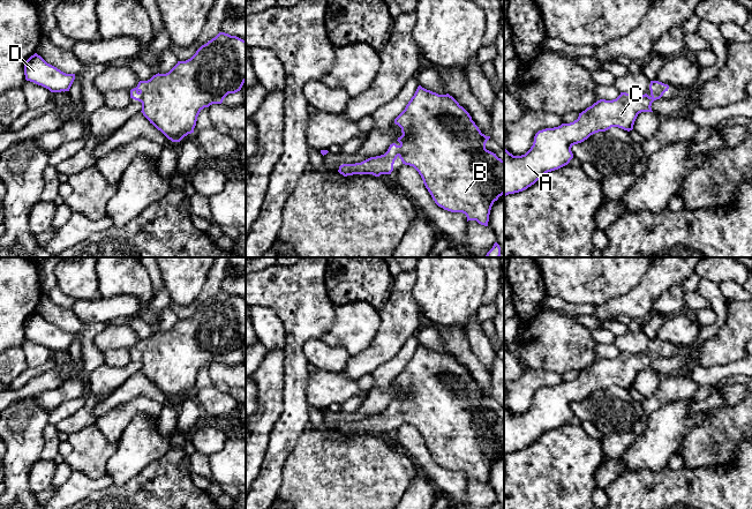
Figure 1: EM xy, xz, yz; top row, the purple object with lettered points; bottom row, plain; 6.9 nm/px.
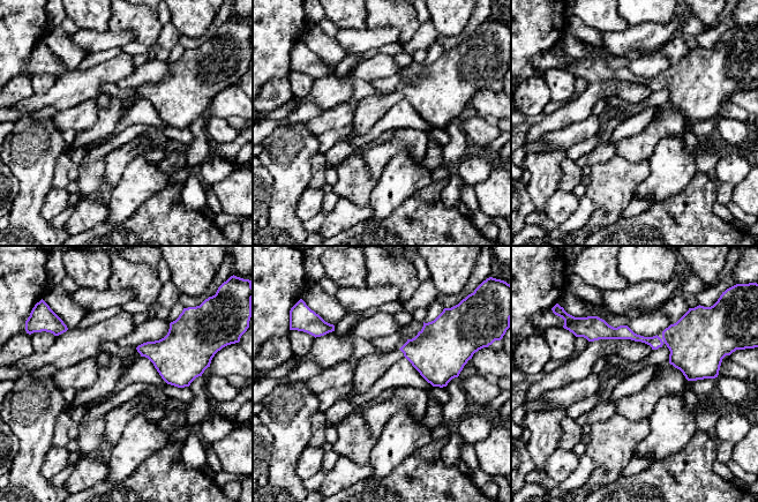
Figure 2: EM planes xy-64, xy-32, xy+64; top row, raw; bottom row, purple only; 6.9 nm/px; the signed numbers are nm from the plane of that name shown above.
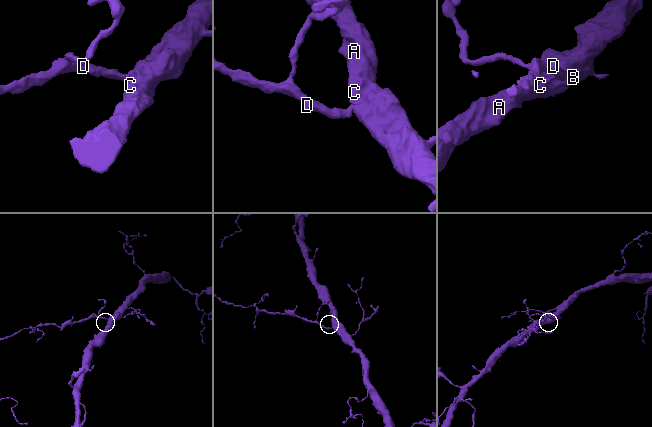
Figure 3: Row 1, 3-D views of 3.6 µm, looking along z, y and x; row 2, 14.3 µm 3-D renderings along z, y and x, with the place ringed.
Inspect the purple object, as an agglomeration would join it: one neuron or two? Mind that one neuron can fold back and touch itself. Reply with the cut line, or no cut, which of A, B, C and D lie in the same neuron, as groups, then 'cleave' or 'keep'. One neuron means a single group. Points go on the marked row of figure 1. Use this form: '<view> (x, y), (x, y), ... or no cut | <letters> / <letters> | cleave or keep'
no cut | A B C D | keep

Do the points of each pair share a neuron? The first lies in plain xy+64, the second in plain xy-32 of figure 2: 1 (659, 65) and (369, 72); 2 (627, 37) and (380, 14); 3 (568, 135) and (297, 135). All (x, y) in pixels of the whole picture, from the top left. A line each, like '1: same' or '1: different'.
1: same
2: different
3: different

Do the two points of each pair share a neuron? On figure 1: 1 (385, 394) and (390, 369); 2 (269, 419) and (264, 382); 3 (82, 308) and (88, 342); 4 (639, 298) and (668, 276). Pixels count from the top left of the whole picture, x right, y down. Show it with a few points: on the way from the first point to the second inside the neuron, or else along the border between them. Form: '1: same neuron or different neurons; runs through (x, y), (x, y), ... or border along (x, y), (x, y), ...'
1: different neurons; border along (393, 379), (384, 387), (375, 388), (365, 399)
2: same neuron; runs through (269, 410), (269, 391)
3: different neurons; border along (70, 309), (87, 323), (103, 323)
4: same neuron; runs through (646, 291), (661, 276)

